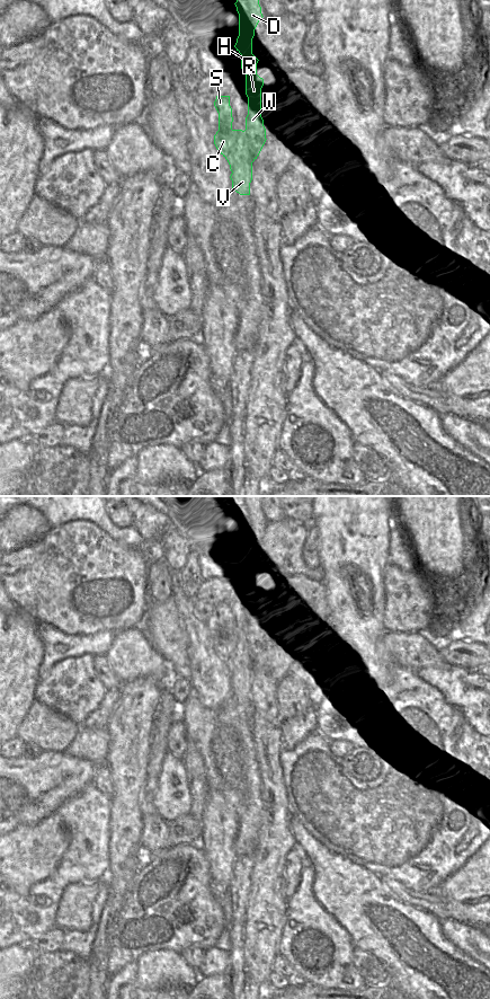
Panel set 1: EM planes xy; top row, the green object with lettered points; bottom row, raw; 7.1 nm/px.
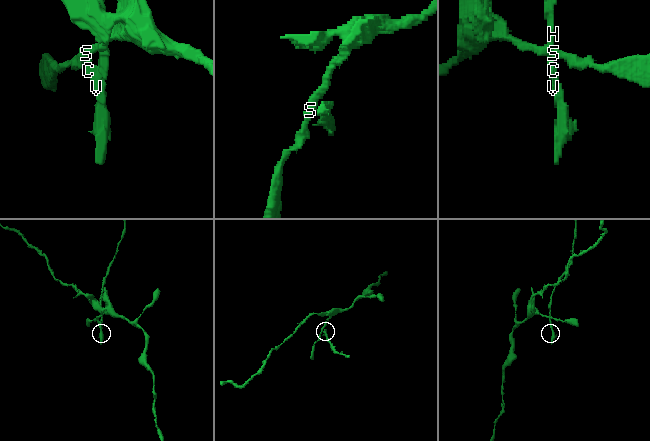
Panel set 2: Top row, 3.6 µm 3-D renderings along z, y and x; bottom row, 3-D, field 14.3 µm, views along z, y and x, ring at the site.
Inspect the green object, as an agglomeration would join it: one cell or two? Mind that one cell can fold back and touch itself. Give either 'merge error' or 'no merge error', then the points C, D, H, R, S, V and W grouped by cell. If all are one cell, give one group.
merge error; C D H R V W / S

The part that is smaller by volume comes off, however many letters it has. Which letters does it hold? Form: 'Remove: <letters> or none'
Remove: C, D, H, R, V, W.

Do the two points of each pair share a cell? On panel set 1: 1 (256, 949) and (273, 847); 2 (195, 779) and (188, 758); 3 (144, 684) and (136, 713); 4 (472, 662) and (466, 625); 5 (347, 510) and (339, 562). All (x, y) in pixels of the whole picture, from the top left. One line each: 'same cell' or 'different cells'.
1: same cell
2: same cell
3: same cell
4: different cells
5: same cell

